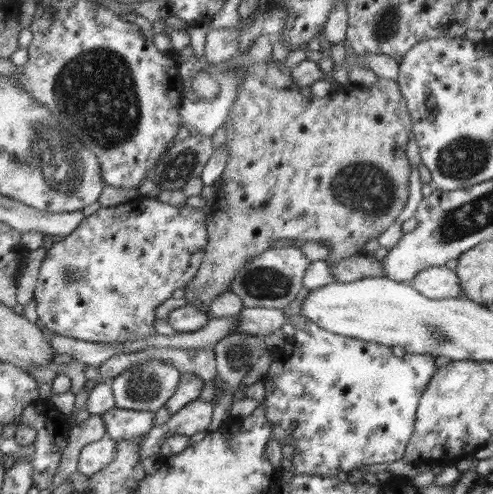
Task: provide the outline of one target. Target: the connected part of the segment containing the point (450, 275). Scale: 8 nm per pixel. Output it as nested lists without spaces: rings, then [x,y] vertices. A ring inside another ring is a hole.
[[[446,265],[421,270],[412,278],[410,285],[416,292],[432,300],[461,297],[457,274]]]

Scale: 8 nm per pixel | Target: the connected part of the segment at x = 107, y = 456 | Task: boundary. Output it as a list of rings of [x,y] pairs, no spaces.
[[[105,435],[96,442],[86,444],[78,453],[77,472],[93,475],[106,466],[116,454],[117,441]]]

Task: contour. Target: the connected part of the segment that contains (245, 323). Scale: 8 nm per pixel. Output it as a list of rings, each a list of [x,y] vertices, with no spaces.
[[[243,307],[236,317],[239,318],[239,325],[235,332],[249,337],[264,337],[288,322],[284,309]]]

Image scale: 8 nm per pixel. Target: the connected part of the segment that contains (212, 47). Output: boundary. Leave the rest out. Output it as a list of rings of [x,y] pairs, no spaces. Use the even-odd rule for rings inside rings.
[[[232,28],[208,30],[204,49],[204,57],[207,58],[208,64],[218,64],[236,56],[240,52],[238,41],[240,41],[240,36]]]

